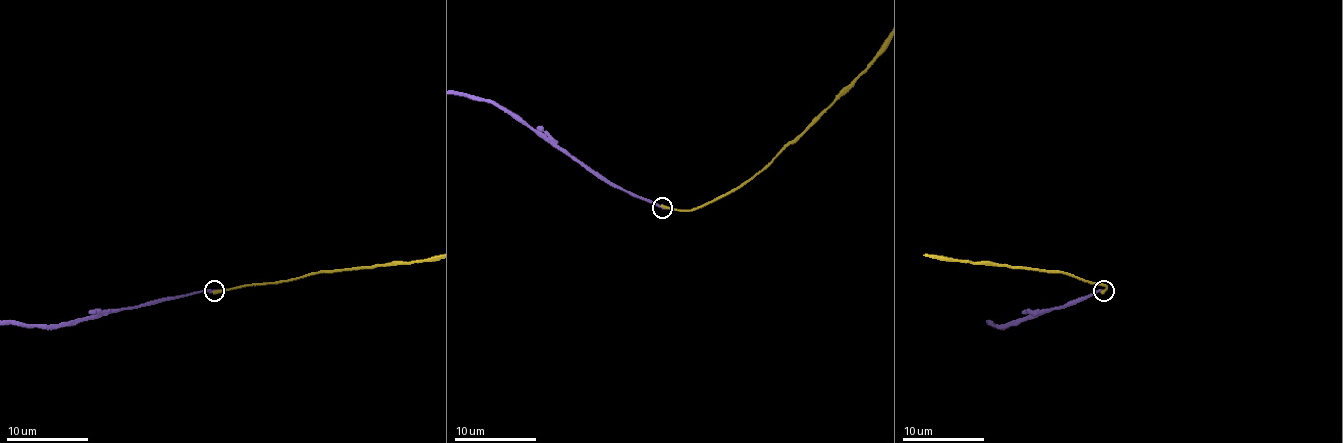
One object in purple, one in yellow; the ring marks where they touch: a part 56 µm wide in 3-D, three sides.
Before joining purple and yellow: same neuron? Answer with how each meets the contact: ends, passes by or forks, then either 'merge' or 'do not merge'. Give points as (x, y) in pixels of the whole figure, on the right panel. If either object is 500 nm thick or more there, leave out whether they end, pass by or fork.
purple ends; yellow ends; do not merge

